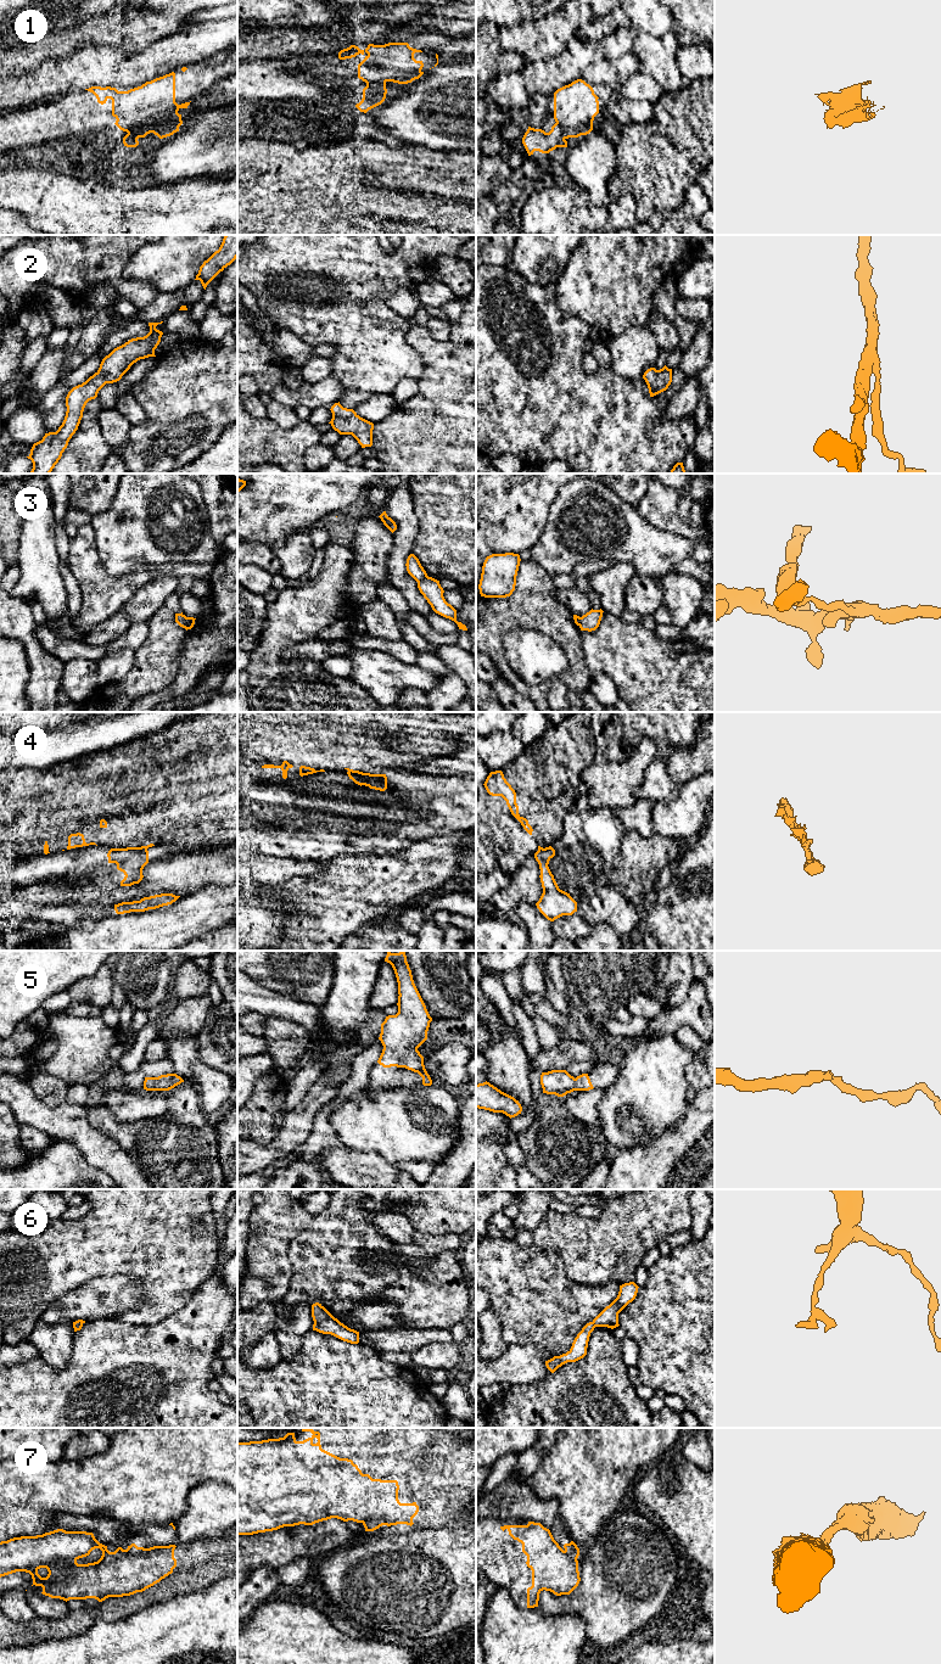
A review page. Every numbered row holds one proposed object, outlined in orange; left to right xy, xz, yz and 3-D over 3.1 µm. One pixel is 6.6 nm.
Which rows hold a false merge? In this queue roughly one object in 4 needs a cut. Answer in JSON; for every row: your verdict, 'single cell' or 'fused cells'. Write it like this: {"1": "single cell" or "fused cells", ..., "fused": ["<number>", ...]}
{"1": "fused cells", "2": "single cell", "3": "fused cells", "4": "fused cells", "5": "single cell", "6": "single cell", "7": "fused cells", "fused": ["1", "3", "4", "7"]}

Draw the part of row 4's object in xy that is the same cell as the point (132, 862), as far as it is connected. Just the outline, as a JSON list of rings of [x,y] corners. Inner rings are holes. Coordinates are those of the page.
[[[111,848],[107,857],[108,863],[116,863],[117,869],[125,875],[121,886],[131,886],[142,880],[142,869],[149,863],[147,850]]]

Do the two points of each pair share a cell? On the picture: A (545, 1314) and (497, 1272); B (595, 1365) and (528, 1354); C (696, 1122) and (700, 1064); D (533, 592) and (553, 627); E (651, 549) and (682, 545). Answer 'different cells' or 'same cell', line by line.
A: same cell
B: different cells
C: different cells
D: same cell
E: same cell

